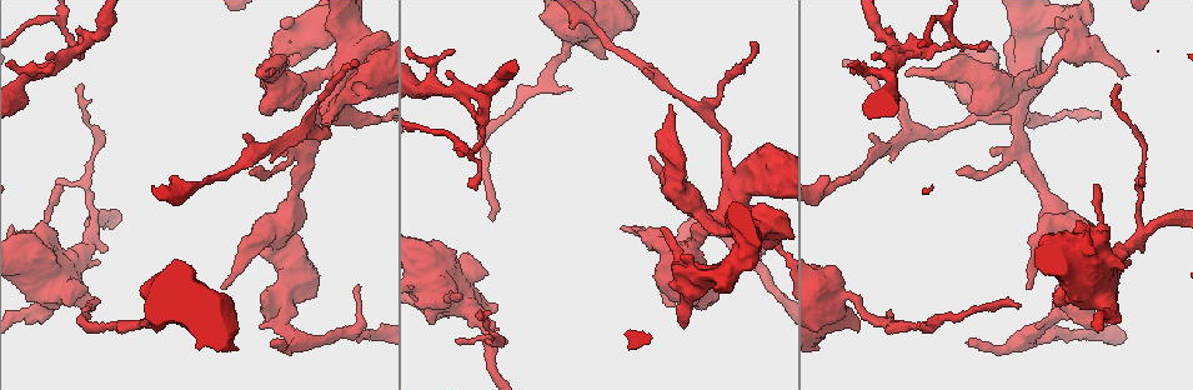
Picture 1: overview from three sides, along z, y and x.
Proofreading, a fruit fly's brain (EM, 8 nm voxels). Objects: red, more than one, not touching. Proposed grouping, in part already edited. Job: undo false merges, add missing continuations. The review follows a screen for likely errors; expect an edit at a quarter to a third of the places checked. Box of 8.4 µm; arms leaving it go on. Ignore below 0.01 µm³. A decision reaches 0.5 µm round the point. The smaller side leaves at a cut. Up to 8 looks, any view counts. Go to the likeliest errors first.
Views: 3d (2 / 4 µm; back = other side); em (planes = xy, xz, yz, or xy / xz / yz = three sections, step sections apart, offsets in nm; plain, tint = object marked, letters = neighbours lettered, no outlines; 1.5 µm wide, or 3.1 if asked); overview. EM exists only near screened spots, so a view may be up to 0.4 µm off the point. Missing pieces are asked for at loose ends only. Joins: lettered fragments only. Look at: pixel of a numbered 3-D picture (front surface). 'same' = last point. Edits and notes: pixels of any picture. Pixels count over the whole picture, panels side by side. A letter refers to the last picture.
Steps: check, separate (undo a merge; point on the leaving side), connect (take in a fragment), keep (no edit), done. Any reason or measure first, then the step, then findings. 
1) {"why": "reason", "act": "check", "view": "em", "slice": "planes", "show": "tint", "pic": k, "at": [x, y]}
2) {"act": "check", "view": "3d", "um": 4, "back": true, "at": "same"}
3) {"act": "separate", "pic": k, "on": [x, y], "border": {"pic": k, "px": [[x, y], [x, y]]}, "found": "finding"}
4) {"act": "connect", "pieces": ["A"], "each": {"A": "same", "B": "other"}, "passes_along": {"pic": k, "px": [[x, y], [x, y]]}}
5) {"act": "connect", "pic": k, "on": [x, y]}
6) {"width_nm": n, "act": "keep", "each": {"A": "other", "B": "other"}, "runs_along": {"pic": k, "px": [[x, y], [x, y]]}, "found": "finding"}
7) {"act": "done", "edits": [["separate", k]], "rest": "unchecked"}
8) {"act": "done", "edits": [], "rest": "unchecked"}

{"why": "long arm stops here", "act": "check", "view": "em", "slice": "planes", "show": "letters", "pic": 1, "at": [92, 301]}

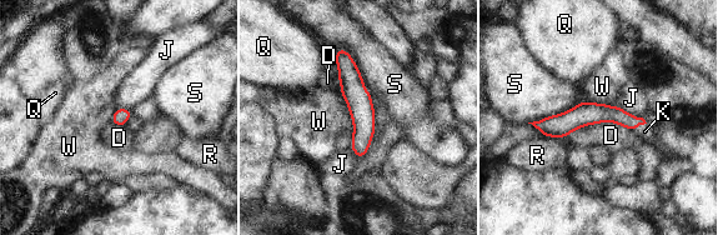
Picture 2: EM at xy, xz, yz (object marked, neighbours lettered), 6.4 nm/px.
{"longest_contact_nm": ["D", 460], "act": "connect", "pieces": ["K"], "each": {"D": "other", "J": "other", "K": "same", "Q": "other", "R": "other", "S": "other", "W": "other"}, "found": "the cell continues"}

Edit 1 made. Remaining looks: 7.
{"act": "check", "view": "overview"}

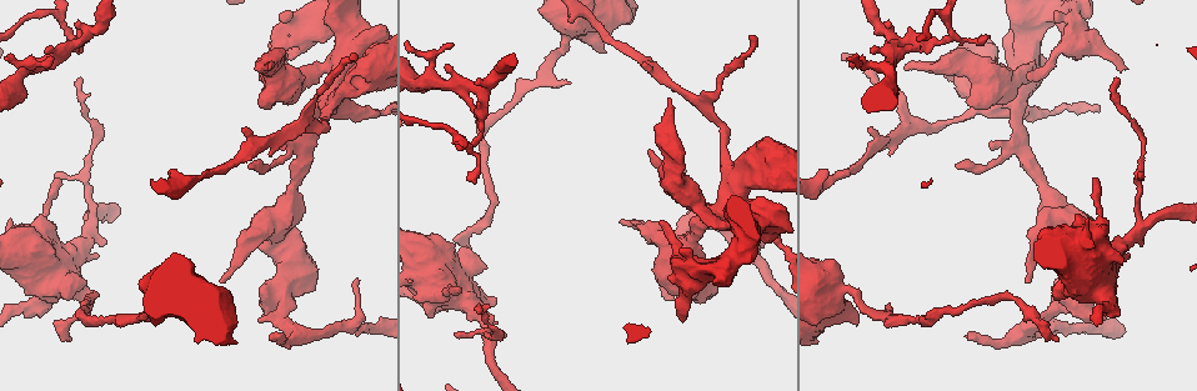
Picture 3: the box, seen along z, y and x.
{"why": "free end", "act": "check", "view": "em", "slice": "planes", "show": "letters", "pic": 3, "at": [268, 67]}

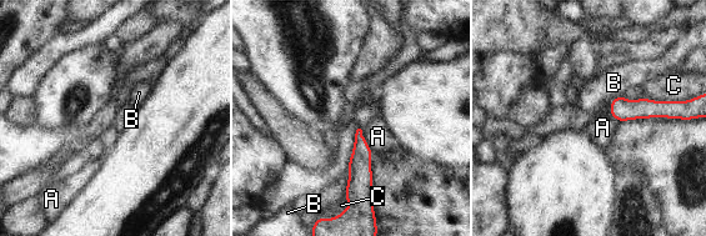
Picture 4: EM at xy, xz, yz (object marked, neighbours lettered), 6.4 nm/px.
{"act": "keep", "each": {"A": "other", "B": "other", "C": "other"}, "border": {"pic": 4, "px": [[611, 100], [610, 114], [619, 121]]}, "found": "none of them fits"}

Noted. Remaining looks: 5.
{"why": "free end", "act": "check", "view": "3d", "um": 2, "pic": 3, "at": [1122, 70]}

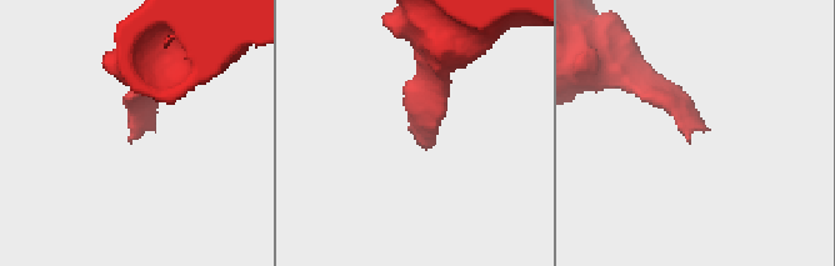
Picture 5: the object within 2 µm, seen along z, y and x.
{"act": "check", "view": "em", "slice": "planes", "show": "letters", "pic": 5, "at": [688, 138]}

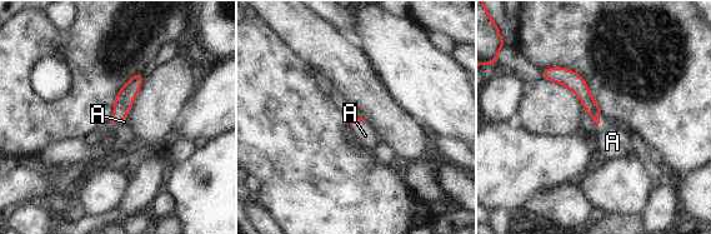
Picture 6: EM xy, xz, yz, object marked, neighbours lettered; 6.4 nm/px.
{"act": "connect", "pieces": ["A"], "each": {"A": "same"}, "passes_along": {"pic": 6, "px": [[580, 88], [599, 120], [612, 142]]}, "found": "the cell continues"}

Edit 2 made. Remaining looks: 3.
{"act": "done", "edits": [["connect", 2], ["connect", 6]], "rest": "unchecked"}

